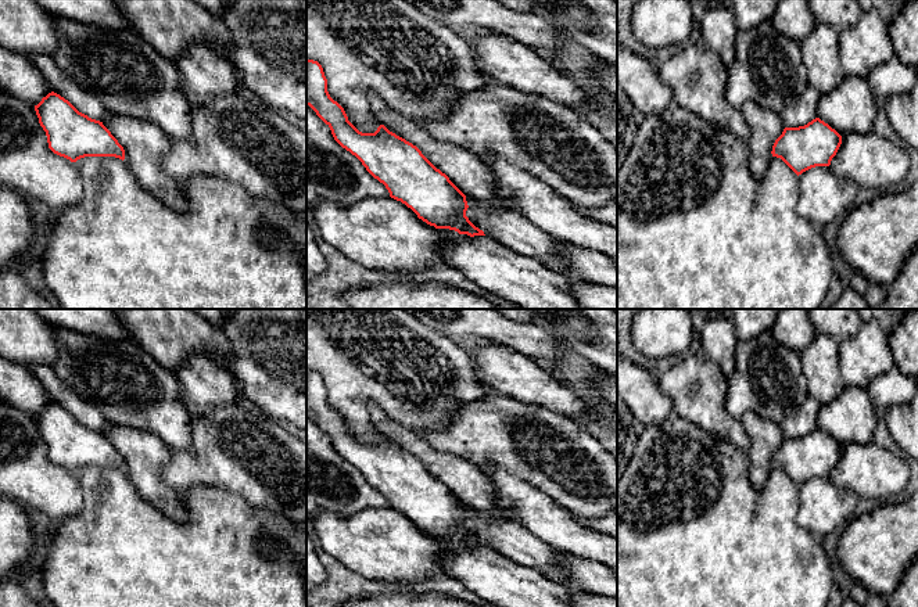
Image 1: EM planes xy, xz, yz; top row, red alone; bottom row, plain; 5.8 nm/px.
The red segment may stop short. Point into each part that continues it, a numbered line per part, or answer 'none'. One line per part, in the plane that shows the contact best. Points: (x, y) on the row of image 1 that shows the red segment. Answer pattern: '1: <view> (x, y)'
none

